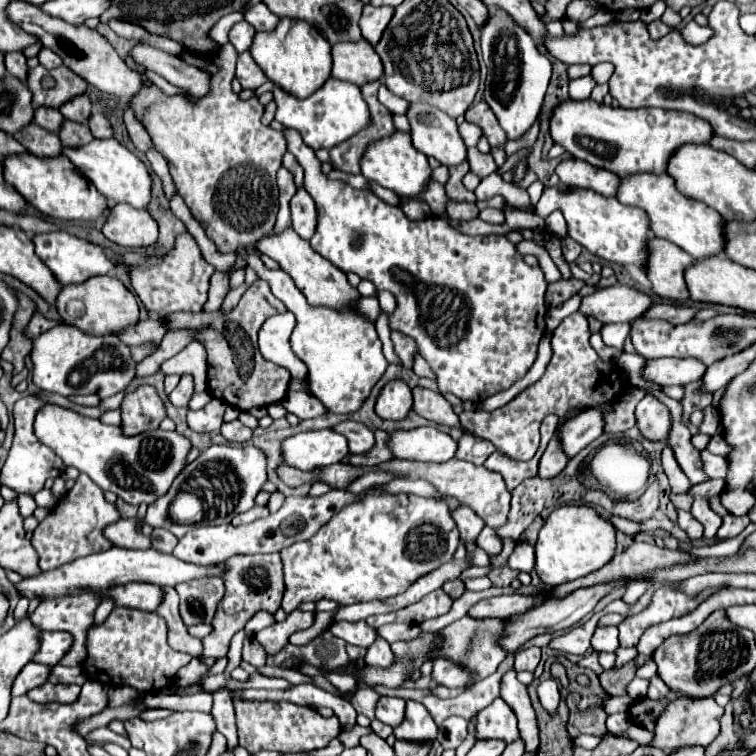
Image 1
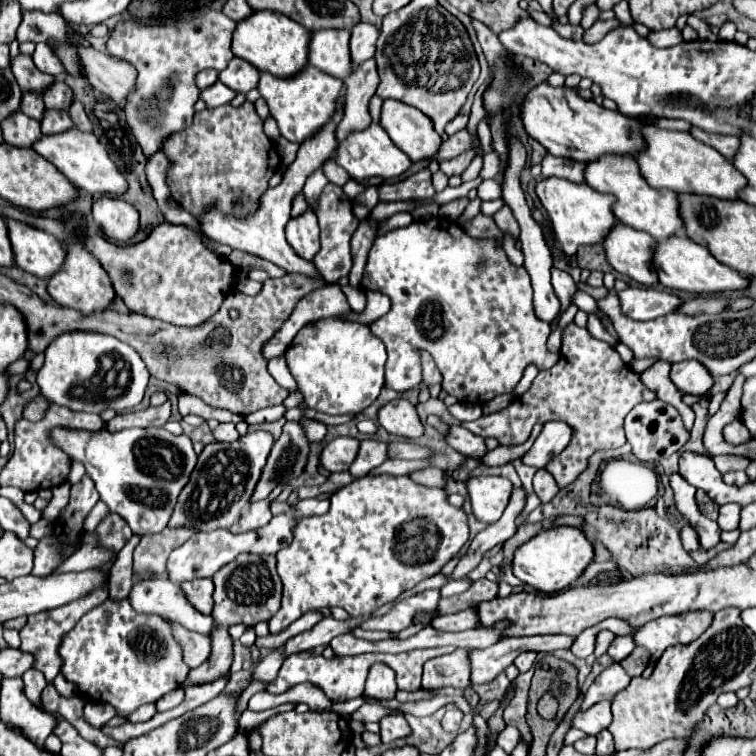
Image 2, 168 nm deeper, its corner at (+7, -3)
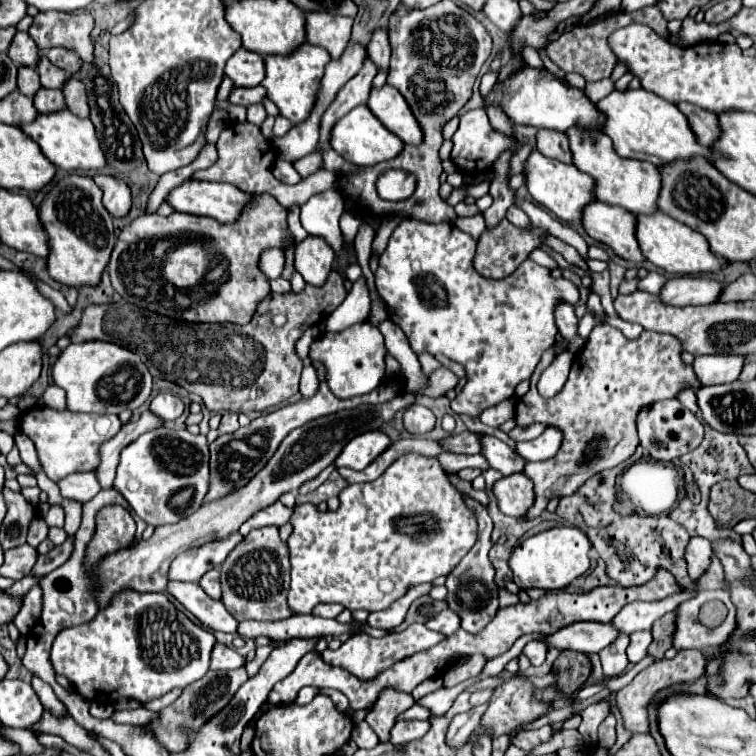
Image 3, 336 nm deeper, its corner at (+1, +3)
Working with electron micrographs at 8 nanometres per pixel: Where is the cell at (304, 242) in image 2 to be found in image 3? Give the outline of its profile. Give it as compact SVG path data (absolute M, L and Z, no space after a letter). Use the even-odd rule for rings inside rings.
M307 235L303 241L295 243L295 269L311 285L323 285L327 273L333 267L335 253L331 245L317 235Z

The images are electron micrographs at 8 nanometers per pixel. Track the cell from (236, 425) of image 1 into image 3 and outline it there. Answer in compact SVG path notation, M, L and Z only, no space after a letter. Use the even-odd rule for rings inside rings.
M223 413L221 425L219 425L219 433L233 433L239 429L239 421L237 421L237 413Z

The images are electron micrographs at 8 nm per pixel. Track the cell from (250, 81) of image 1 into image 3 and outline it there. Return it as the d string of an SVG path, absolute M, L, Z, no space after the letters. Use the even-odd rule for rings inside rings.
M241 47L227 61L225 75L229 75L235 87L255 87L265 77L265 59Z

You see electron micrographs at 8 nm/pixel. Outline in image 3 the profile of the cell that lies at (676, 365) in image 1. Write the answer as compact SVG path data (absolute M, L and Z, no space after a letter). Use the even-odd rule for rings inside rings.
M699 355L693 359L691 367L701 385L721 385L735 381L743 369L745 357L729 355Z

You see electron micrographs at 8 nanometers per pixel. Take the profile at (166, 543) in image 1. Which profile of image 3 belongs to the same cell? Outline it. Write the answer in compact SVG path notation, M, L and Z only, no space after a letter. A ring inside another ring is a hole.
M403 393L403 395L397 395L393 401L387 401L381 405L361 405L357 409L349 409L349 411L341 411L335 415L325 415L325 417L313 419L307 425L293 429L281 441L277 453L269 459L269 463L261 469L261 473L257 473L257 477L253 477L253 481L249 481L249 485L245 485L245 489L239 489L237 493L233 493L233 497L225 497L225 501L201 505L201 509L197 509L193 515L181 519L181 523L157 527L153 537L147 541L139 541L137 545L133 545L129 549L107 555L101 561L101 565L97 567L99 607L103 609L107 605L107 601L111 601L111 597L125 587L141 591L141 593L163 591L169 581L167 579L169 565L179 553L183 553L185 549L203 545L203 541L209 541L209 539L213 541L217 537L237 531L243 521L247 521L251 515L255 515L263 507L275 503L279 499L279 495L283 495L287 491L295 491L303 481L319 475L325 467L329 467L335 461L335 457L341 453L345 441L353 439L359 433L381 427L395 415L397 409L405 409L413 403L415 403L415 397L409 393Z

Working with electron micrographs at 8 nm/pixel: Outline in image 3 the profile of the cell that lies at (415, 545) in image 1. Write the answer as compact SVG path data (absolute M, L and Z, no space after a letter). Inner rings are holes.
M403 455L401 459L397 459L393 465L387 467L387 471L371 483L353 483L347 485L341 493L339 493L339 509L337 511L319 511L315 505L311 503L301 503L293 507L293 515L291 515L291 525L293 525L293 533L287 539L289 545L289 559L291 559L291 589L289 589L289 609L295 615L301 613L311 613L313 607L317 607L319 603L339 603L345 609L365 609L365 611L381 611L387 609L393 601L397 601L399 597L405 595L405 591L413 585L425 583L425 581L433 581L441 575L447 575L453 571L453 567L465 557L465 553L473 547L473 543L477 541L477 519L475 515L465 507L461 493L447 481L445 471L441 469L441 465L437 463L437 459L433 457L423 457L423 455Z

